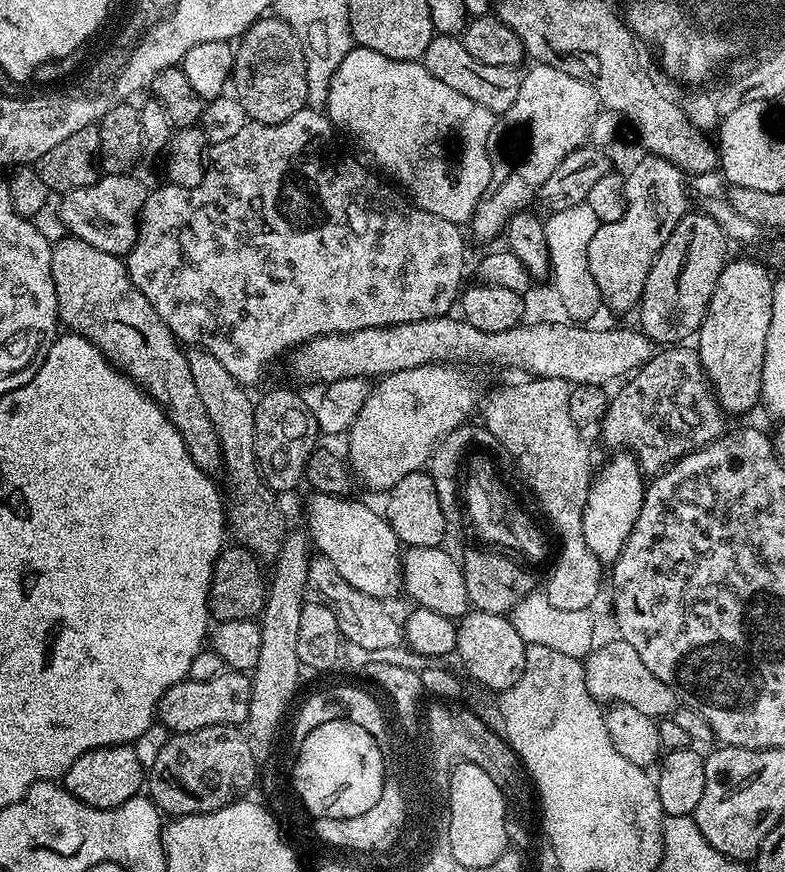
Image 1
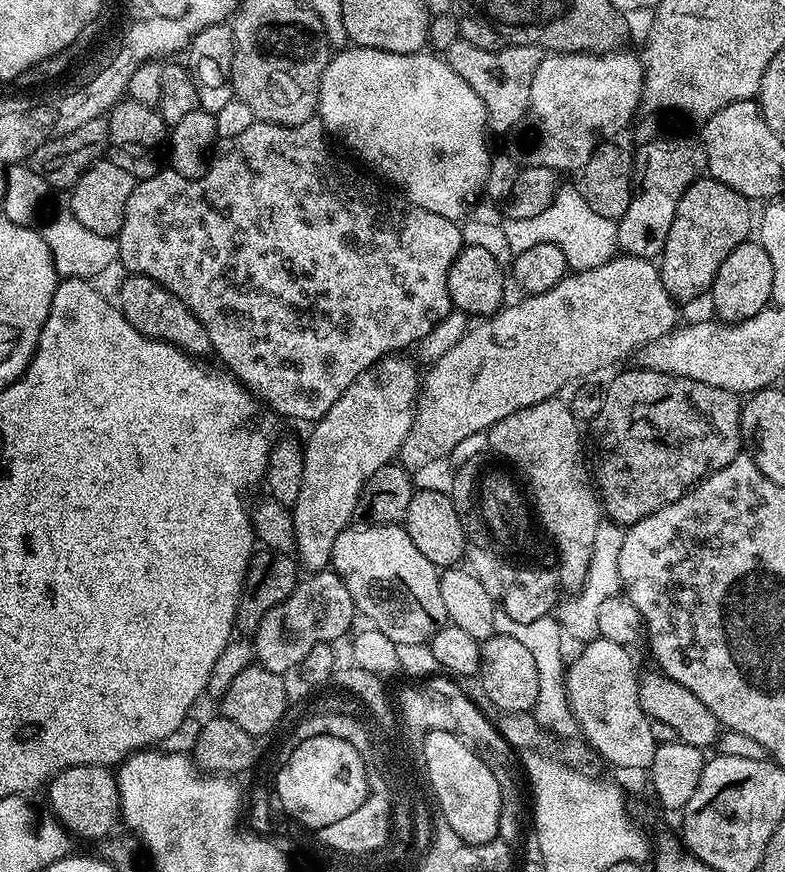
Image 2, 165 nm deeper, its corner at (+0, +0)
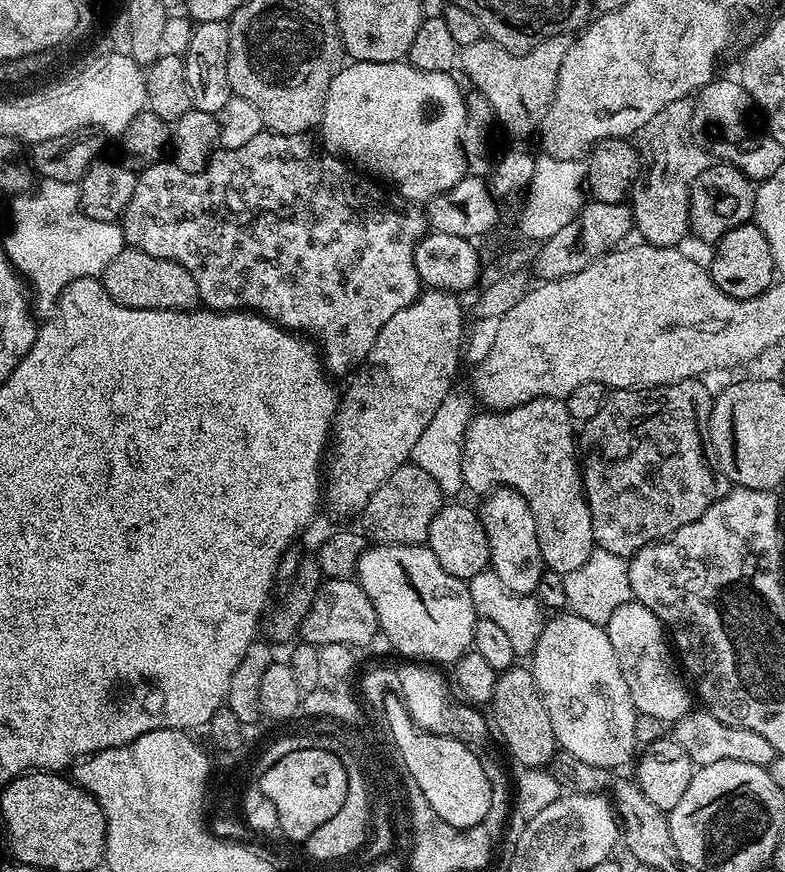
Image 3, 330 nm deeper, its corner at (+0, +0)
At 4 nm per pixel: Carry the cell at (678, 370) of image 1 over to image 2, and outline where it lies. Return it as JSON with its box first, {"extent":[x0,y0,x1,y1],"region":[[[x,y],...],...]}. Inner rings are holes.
{"extent":[586,366,742,526],"region":[[[632,366],[629,372],[618,373],[609,384],[606,384],[602,410],[598,410],[598,414],[586,428],[586,464],[590,469],[591,479],[594,481],[594,487],[599,495],[603,515],[621,526],[636,524],[642,518],[662,510],[662,506],[670,506],[670,502],[682,498],[682,494],[686,494],[698,481],[705,480],[714,470],[722,470],[722,466],[734,462],[734,458],[741,455],[742,452],[741,407],[742,400],[737,393],[722,390],[718,386],[706,386],[706,382],[694,382],[690,378],[662,374],[639,366]]]}

